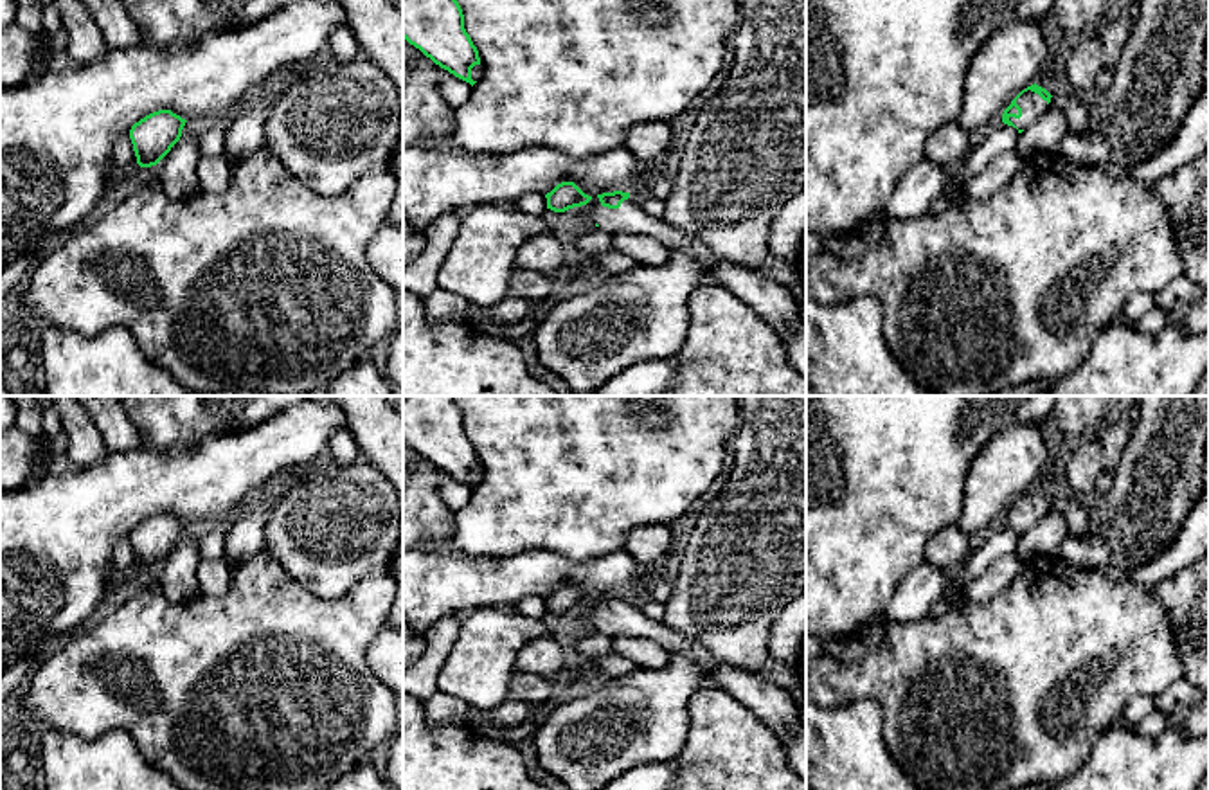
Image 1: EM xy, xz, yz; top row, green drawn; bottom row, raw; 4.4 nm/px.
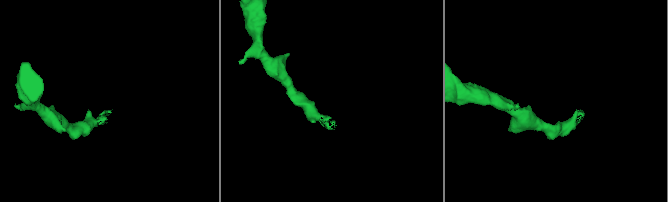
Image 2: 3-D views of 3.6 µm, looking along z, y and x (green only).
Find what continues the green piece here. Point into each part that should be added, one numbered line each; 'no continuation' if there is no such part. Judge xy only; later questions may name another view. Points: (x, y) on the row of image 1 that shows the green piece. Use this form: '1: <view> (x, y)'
no continuation

